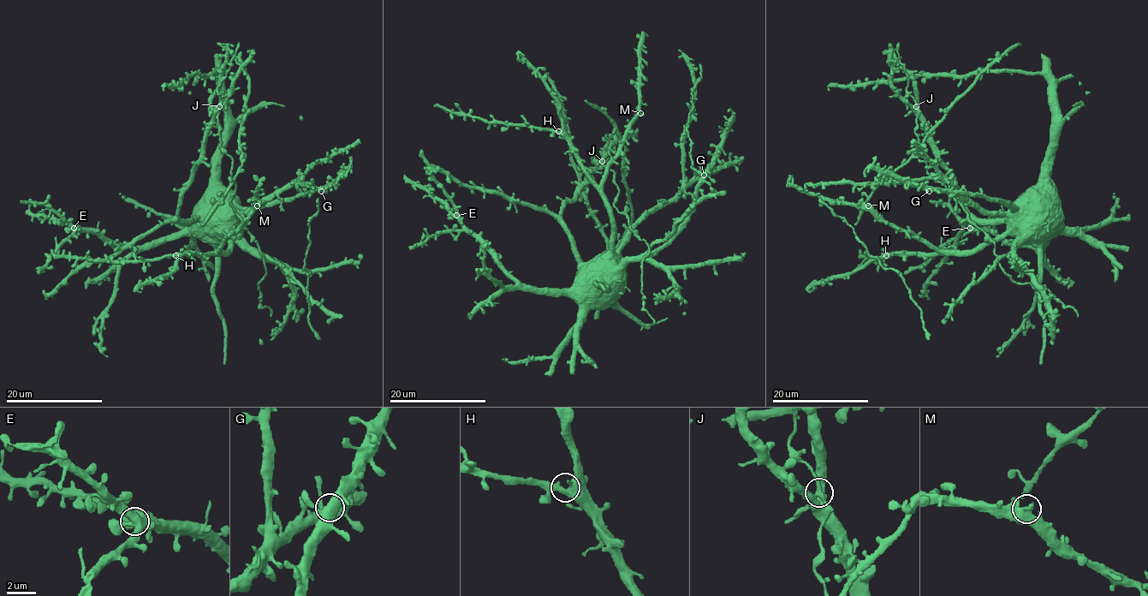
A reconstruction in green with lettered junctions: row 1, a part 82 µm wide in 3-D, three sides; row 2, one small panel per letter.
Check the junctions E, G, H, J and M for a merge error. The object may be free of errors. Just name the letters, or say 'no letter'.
no letter

